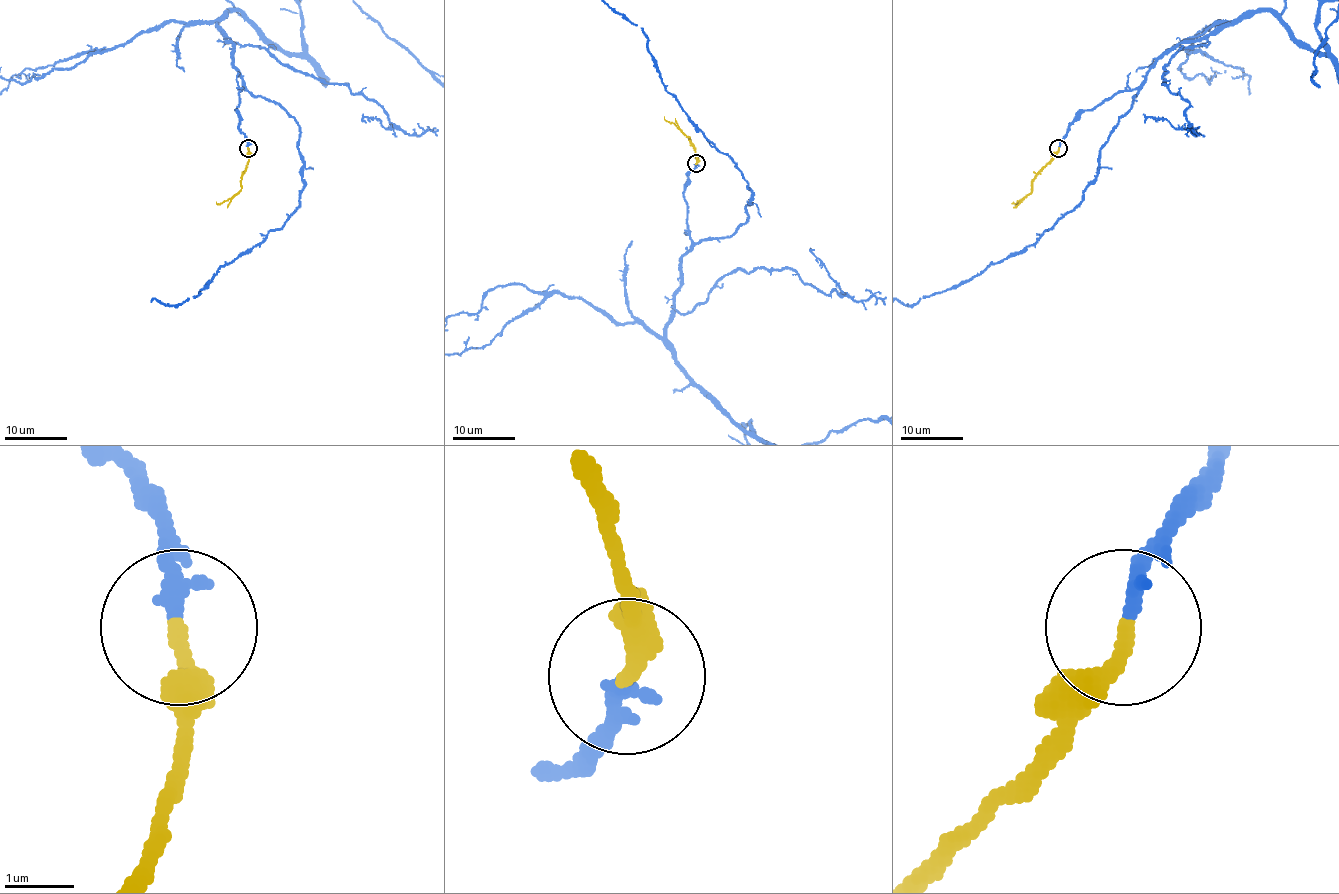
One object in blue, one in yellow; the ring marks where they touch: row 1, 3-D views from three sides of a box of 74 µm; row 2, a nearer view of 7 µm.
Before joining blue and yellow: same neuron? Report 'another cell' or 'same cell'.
same cell

